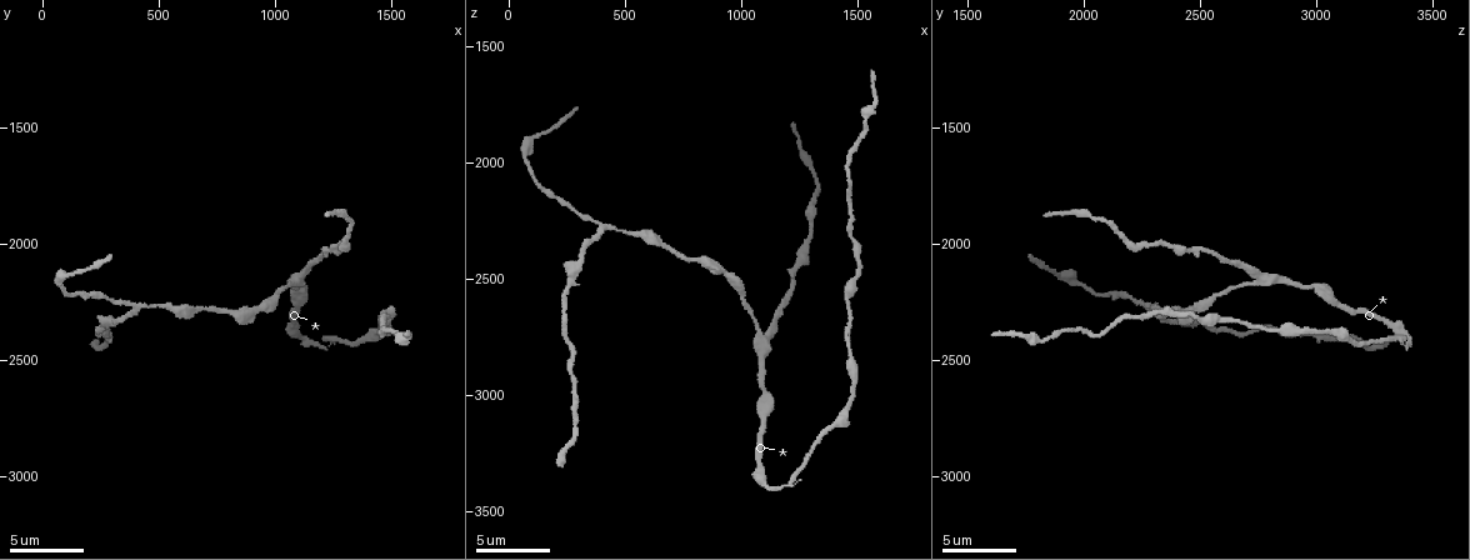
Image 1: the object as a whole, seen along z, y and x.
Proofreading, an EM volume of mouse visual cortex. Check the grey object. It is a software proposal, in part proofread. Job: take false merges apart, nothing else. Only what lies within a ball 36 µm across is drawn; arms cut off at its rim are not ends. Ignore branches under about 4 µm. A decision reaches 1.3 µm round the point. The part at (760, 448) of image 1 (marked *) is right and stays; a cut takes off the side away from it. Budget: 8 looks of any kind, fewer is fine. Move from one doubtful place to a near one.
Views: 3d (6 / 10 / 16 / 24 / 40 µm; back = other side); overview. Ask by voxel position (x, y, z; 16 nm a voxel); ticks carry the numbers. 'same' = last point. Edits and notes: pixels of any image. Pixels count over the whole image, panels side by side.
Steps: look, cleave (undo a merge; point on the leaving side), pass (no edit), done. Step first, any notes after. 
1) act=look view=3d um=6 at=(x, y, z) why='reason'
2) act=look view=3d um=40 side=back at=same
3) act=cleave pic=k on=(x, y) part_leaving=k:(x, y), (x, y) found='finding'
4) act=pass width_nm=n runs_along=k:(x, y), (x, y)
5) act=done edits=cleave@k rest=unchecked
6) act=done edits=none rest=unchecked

act=look view=3d um=10 at=(1100, 2140, 2730)

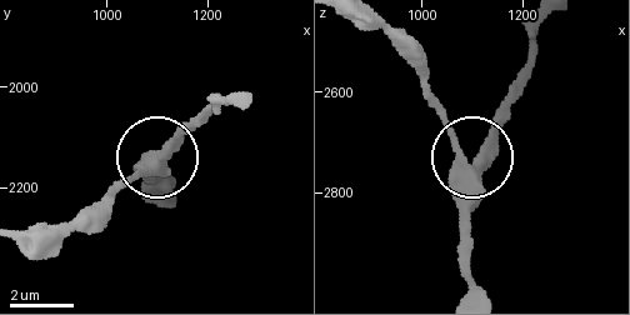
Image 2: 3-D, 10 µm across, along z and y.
act=pass width_nm=380 runs_along=2:(471, 293), (471, 164), (516, 94) found='one neuron here'

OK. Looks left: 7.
act=look view=3d um=10 at=(1470, 2360, 2820) why='sudden change in width'

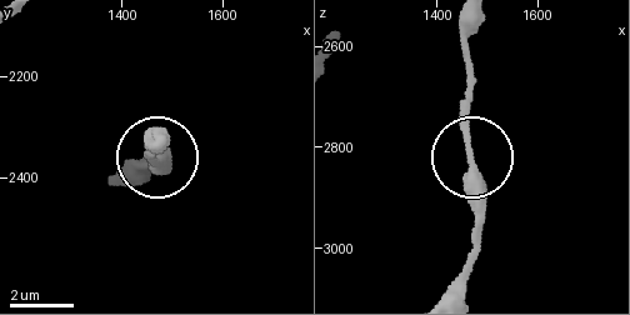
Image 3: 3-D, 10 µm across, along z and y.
act=pass width_nm=260 runs_along=3:(449, 288), (478, 215), (470, 49) found='continuous, no second neuron'

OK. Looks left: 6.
act=look view=3d um=10 at=(1290, 1990, 2290)

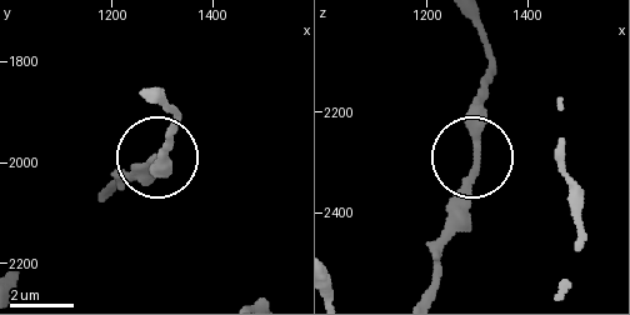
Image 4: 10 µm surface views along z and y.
act=pass runs_along=4:(426, 289), (450, 200), (473, 160), (478, 90) found='continuous, no second neuron'

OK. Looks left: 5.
act=look view=3d um=16 at=(390, 2270, 2270) why='two arms in line, one across'

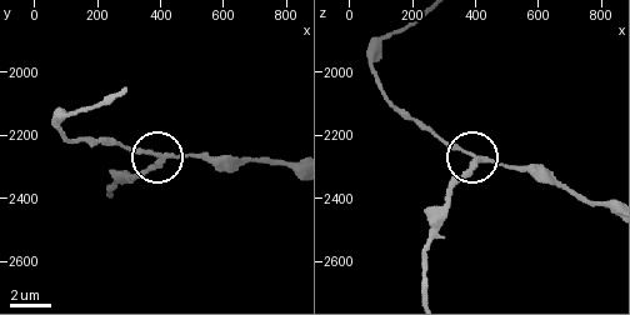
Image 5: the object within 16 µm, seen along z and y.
act=cleave pic=5 on=(136, 175) arms=3 part_leaving=5:(474, 161), (451, 195), (445, 220), (430, 246), (428, 291) found='two neurons meet here'

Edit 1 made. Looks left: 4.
act=done edits=cleave@5 rest=unchecked

